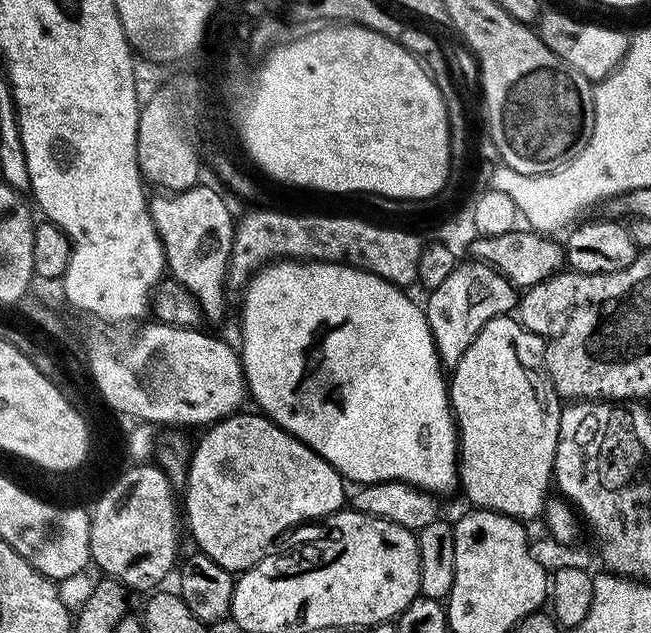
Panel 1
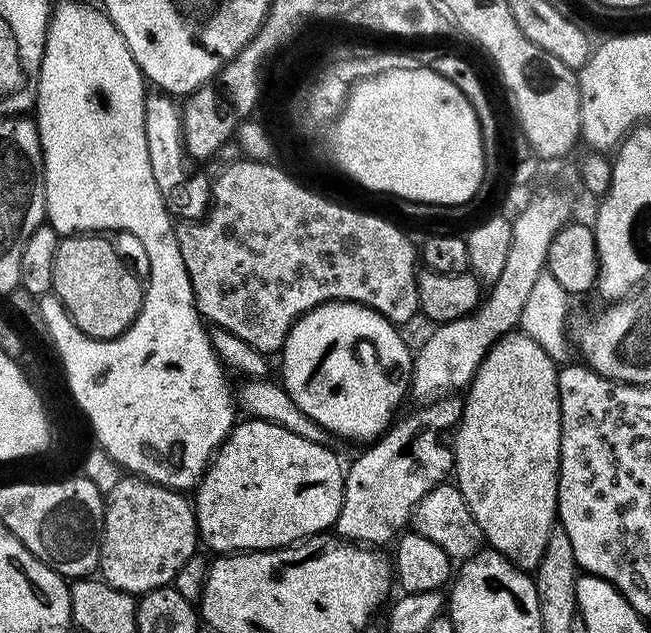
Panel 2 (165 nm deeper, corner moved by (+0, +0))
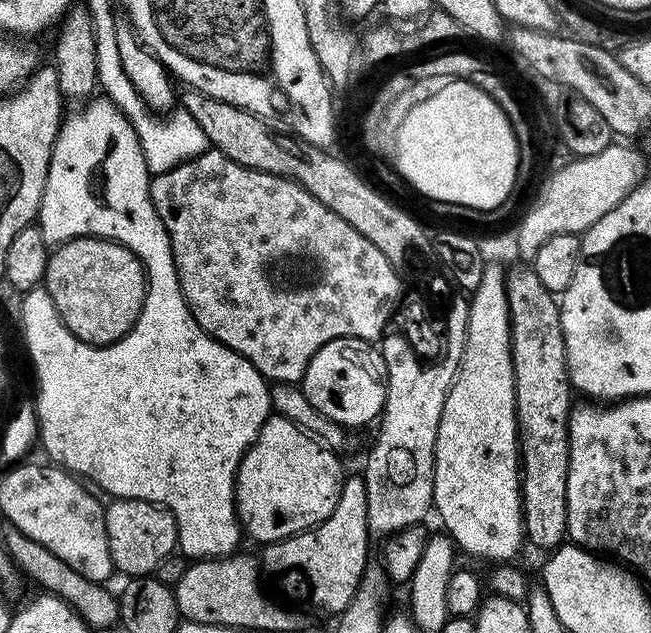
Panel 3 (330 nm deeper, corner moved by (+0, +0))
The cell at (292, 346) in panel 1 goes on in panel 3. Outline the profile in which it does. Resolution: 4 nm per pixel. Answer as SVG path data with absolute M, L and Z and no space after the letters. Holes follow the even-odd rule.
M347 336L326 342L326 346L322 346L314 358L310 358L302 387L310 402L314 402L322 414L339 424L353 426L352 424L368 424L381 415L387 394L386 378L387 370L381 349L367 340Z

